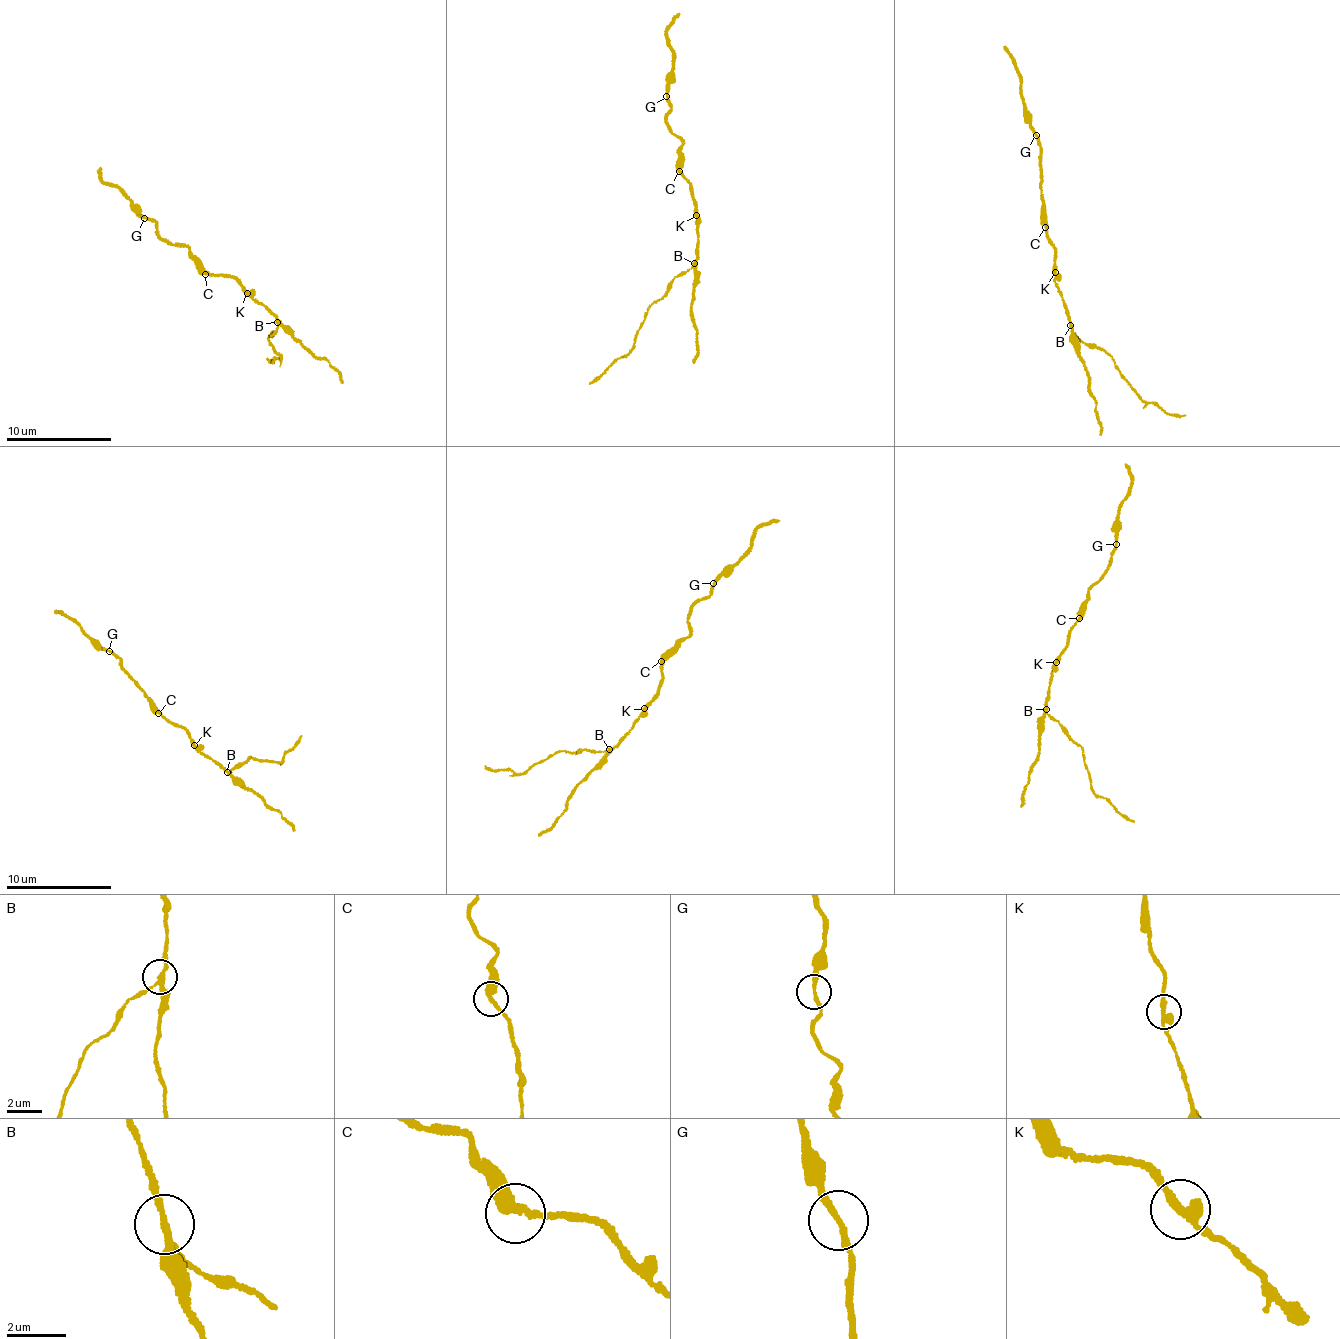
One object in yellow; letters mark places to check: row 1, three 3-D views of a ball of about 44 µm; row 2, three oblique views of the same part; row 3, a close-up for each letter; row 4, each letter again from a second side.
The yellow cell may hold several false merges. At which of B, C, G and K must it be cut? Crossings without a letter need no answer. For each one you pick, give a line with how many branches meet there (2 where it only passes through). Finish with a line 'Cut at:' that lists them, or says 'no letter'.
B: 3
Cut at: B

